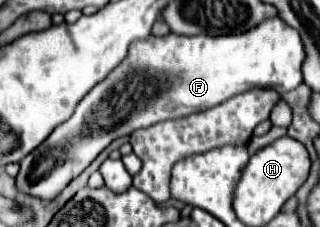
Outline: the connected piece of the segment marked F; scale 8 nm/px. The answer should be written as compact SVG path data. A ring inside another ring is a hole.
M280 17L266 19L258 27L238 35L186 37L170 33L166 37L150 35L146 41L134 41L126 61L90 89L78 103L72 119L58 125L34 153L22 159L16 185L28 195L54 199L62 187L80 175L118 137L158 121L206 111L254 87L280 85L280 95L296 89L302 83L304 57L298 31Z

